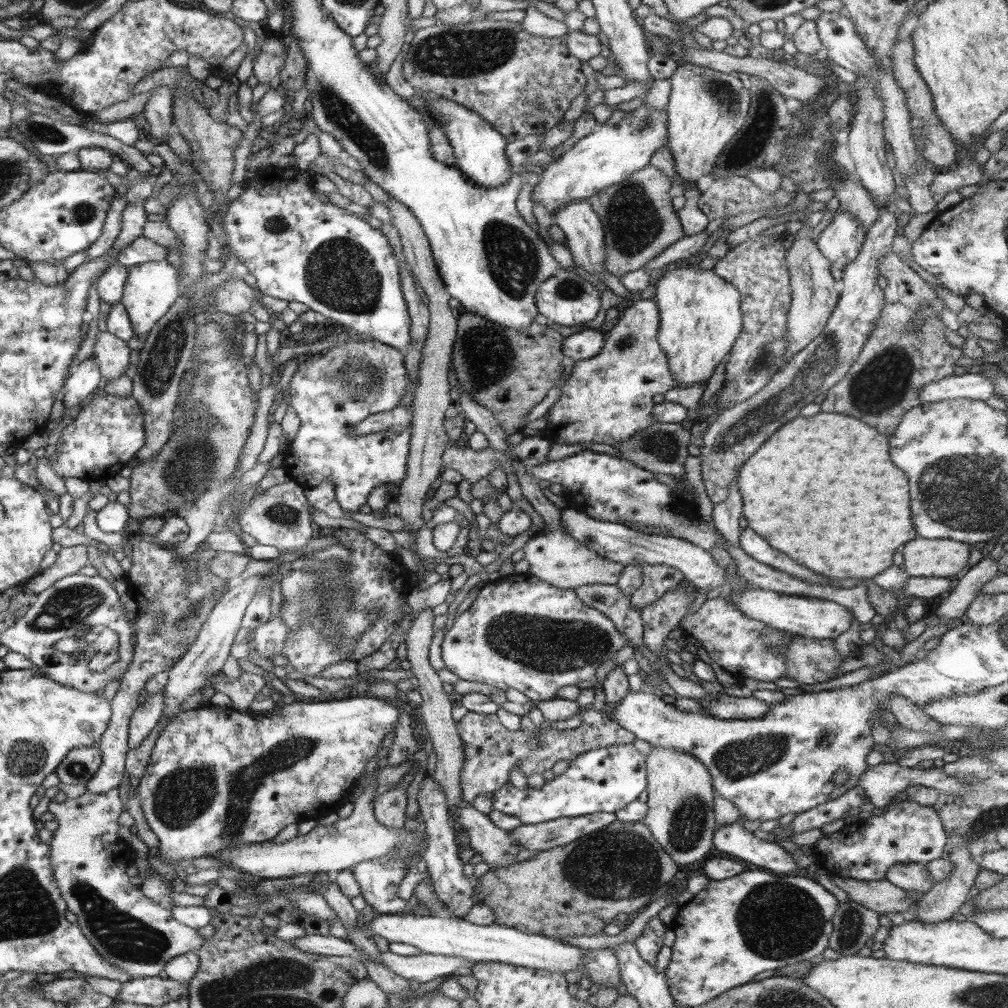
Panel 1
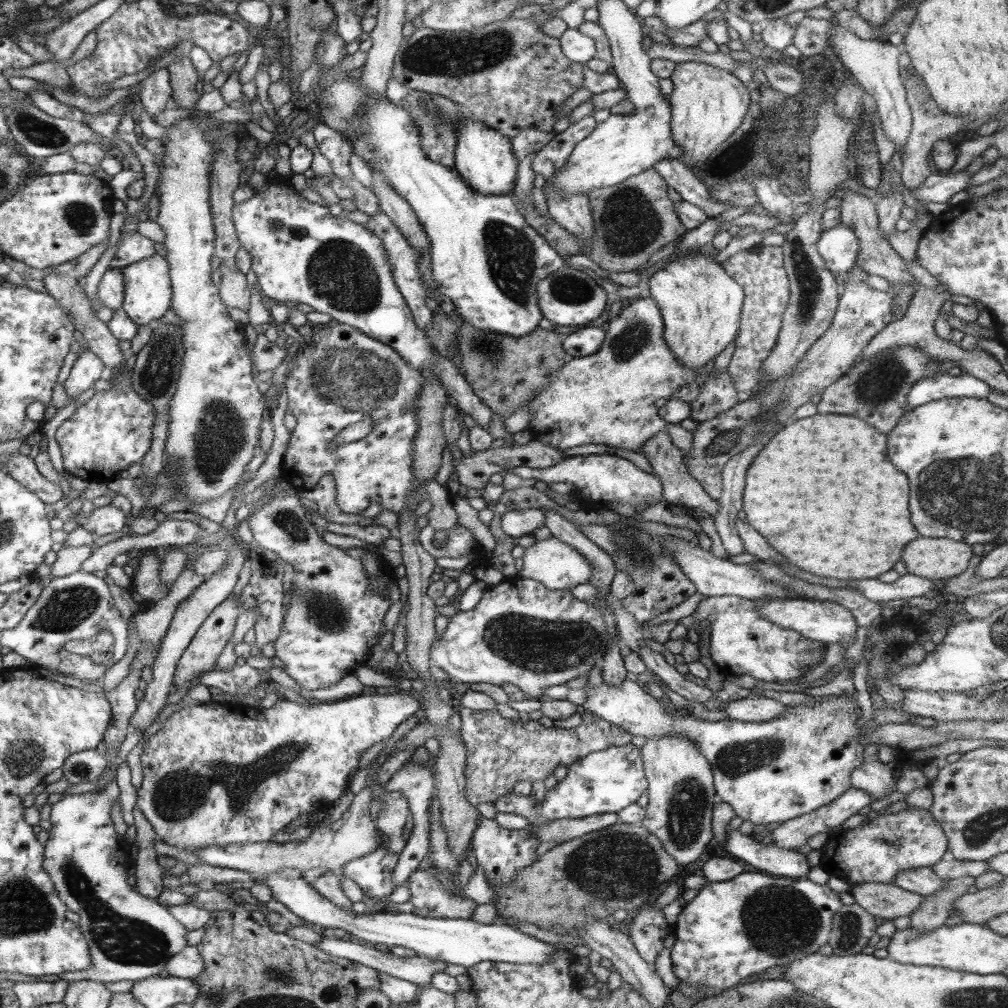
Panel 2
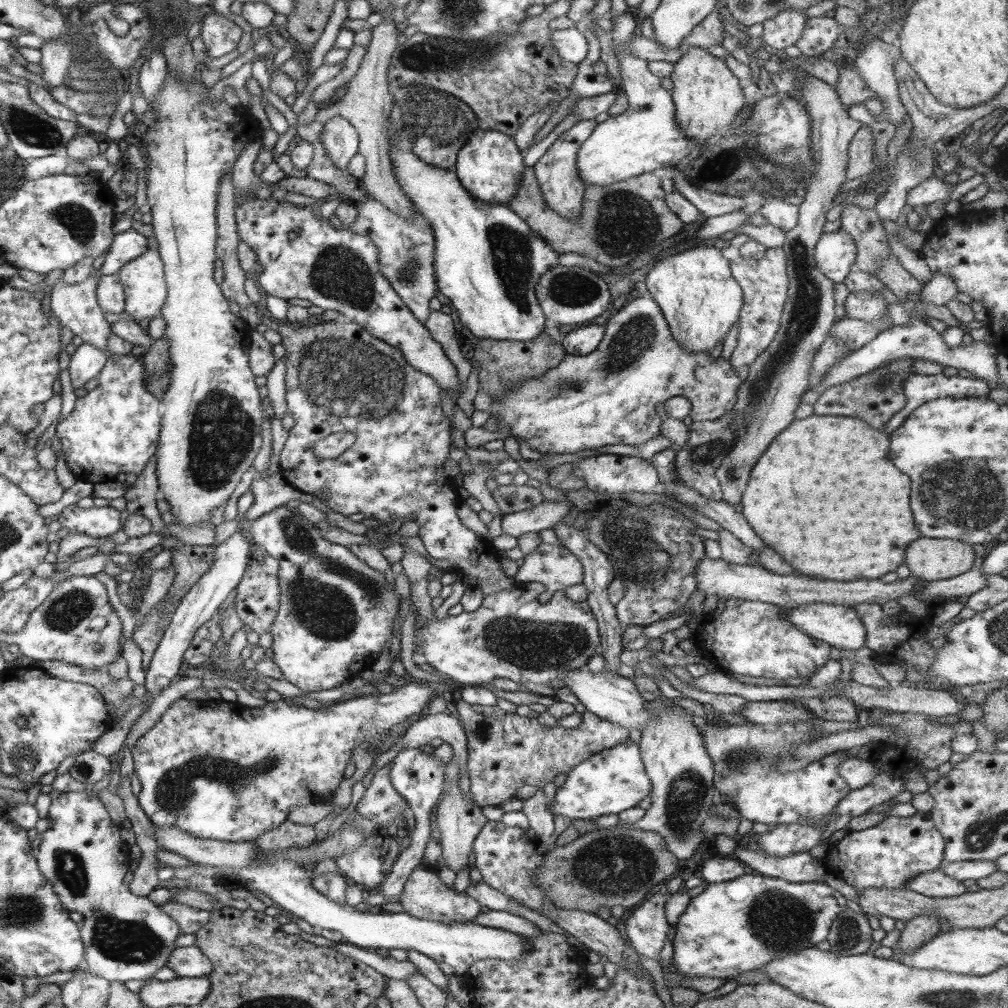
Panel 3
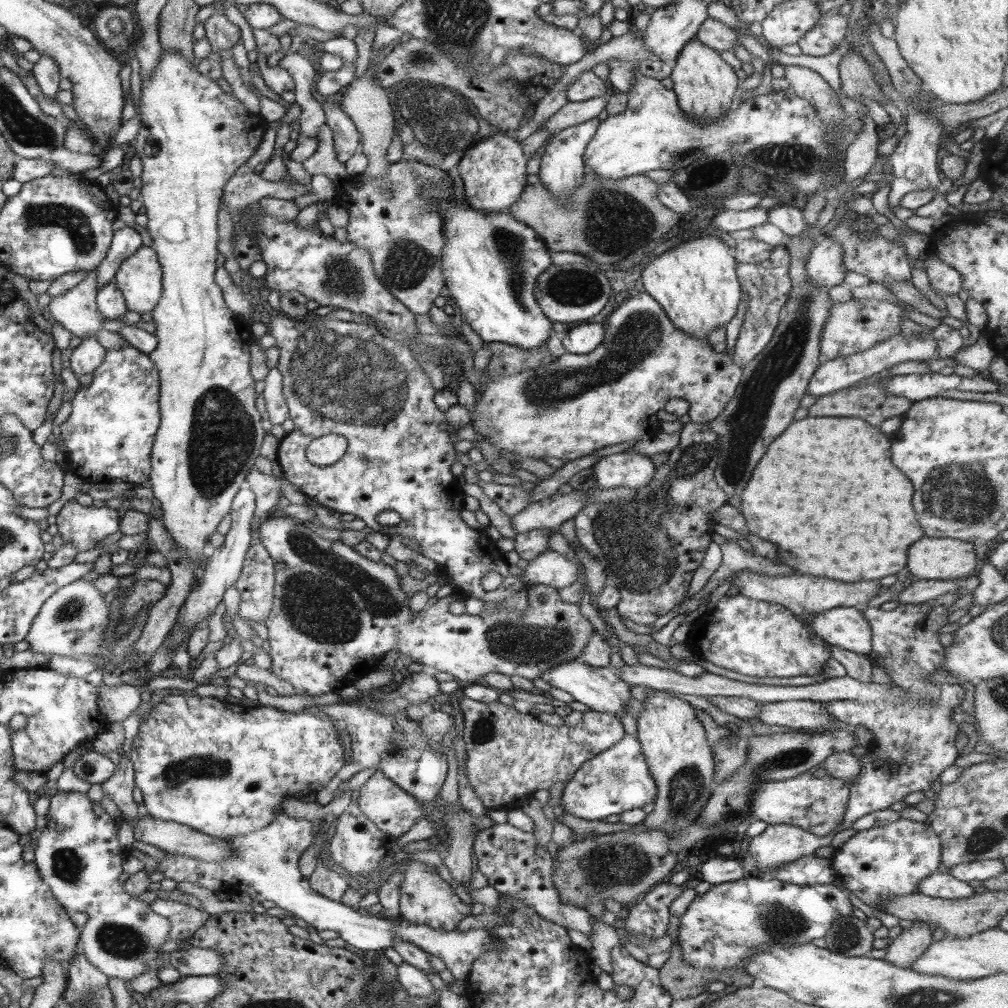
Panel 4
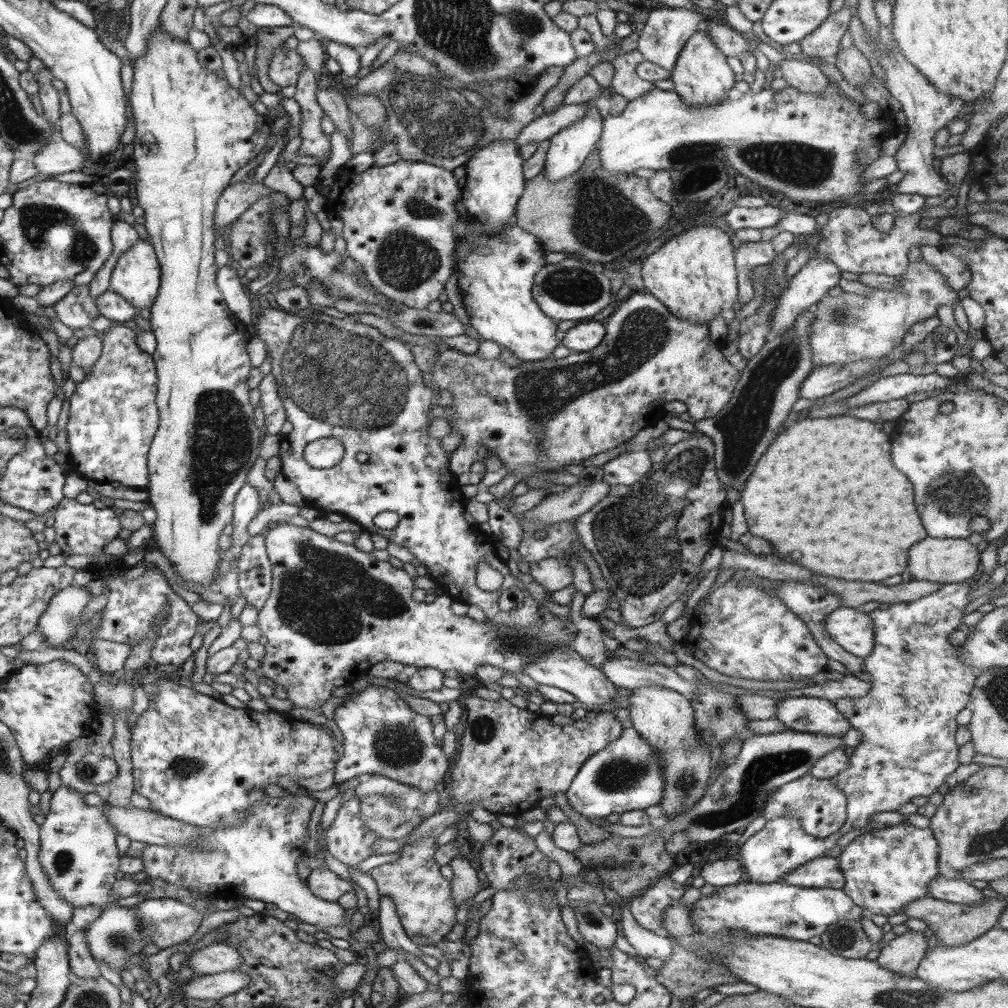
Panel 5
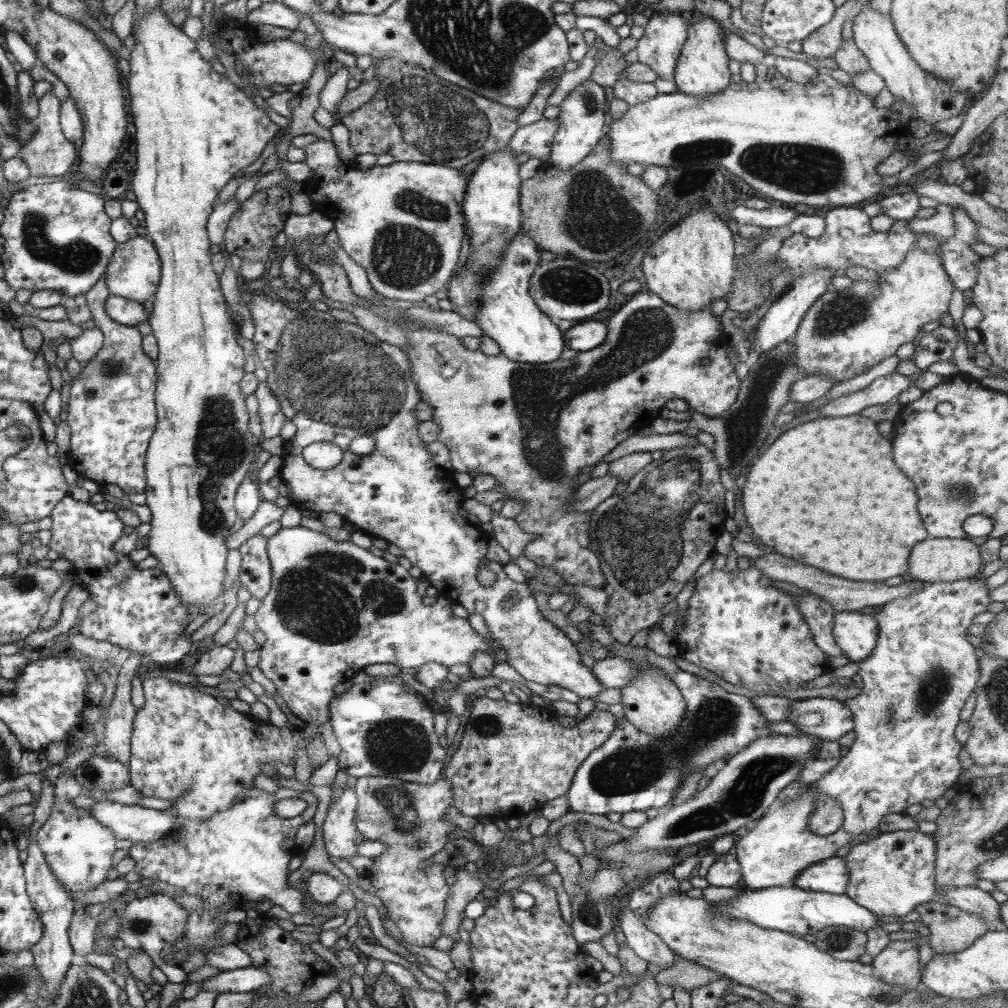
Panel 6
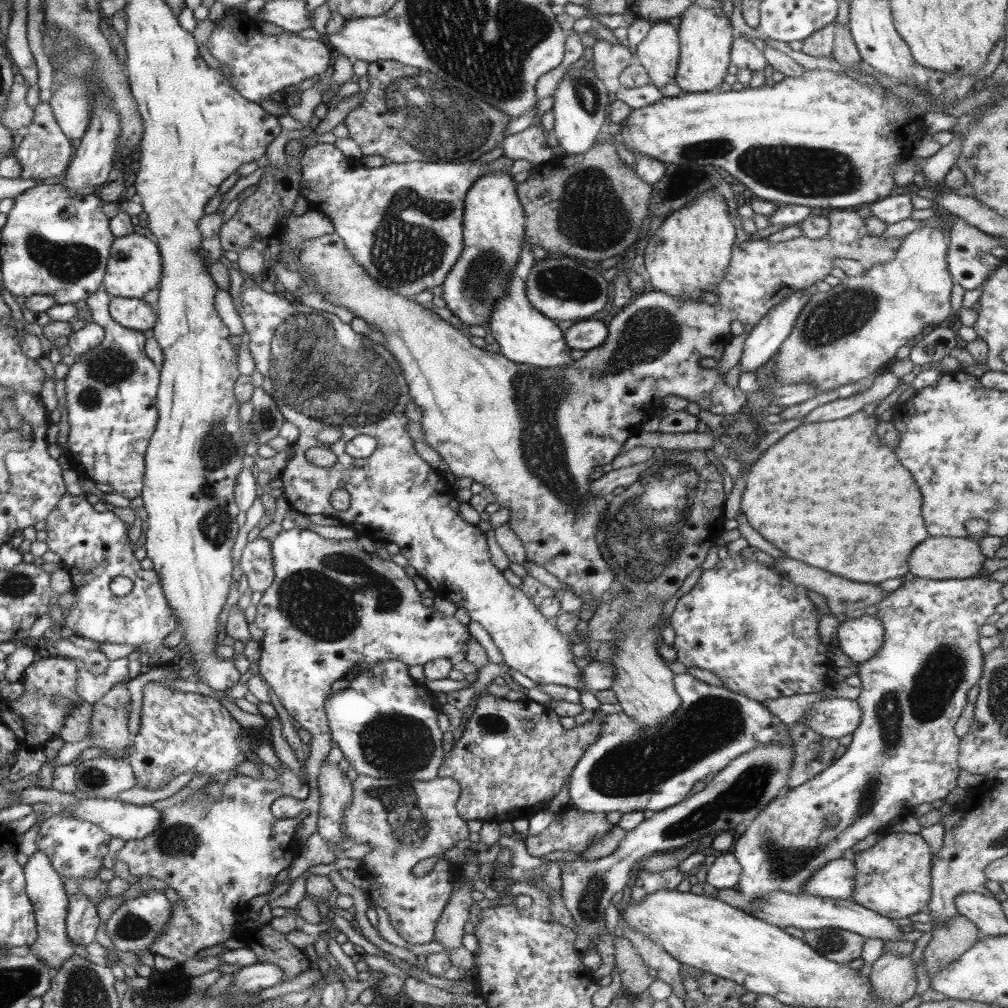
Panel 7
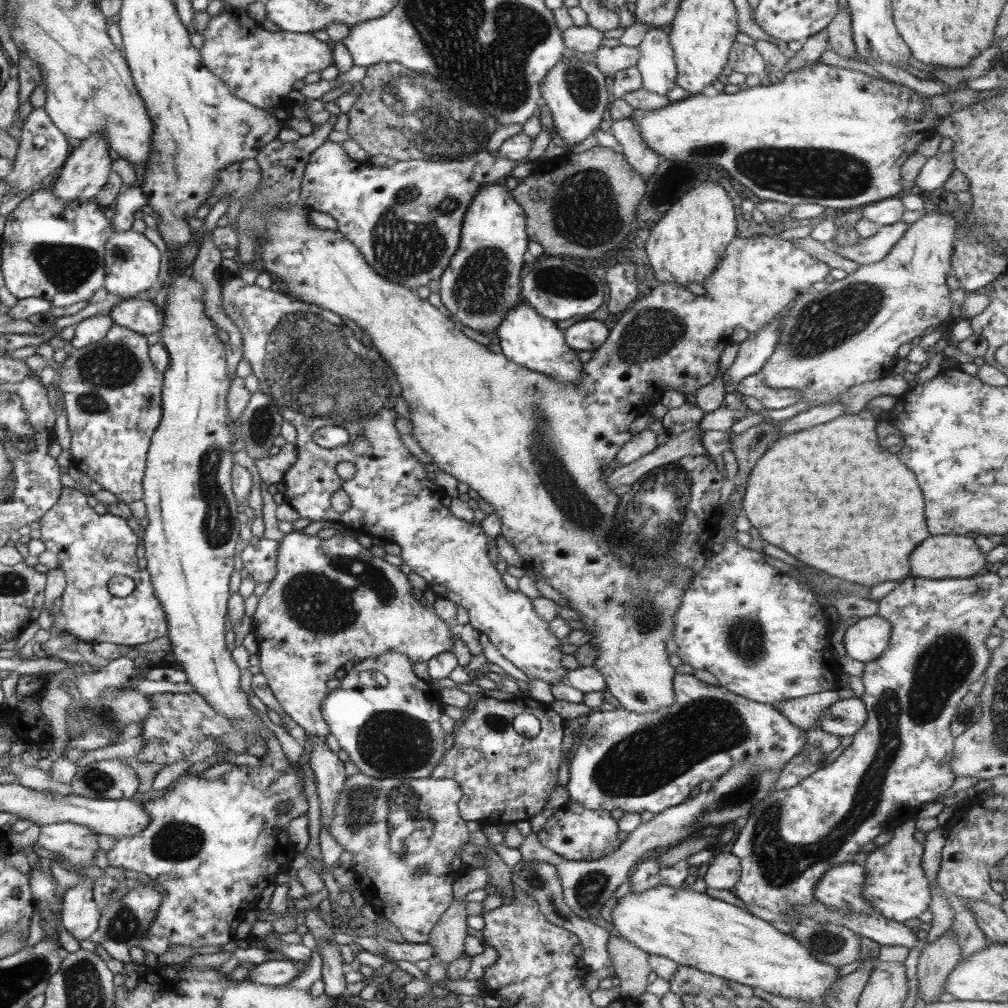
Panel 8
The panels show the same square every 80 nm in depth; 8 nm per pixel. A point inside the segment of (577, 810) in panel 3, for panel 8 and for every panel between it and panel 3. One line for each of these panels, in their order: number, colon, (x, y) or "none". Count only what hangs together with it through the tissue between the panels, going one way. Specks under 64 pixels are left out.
4: (616, 780)
5: (625, 776)
6: (632, 771)
7: (630, 768)
8: (639, 763)

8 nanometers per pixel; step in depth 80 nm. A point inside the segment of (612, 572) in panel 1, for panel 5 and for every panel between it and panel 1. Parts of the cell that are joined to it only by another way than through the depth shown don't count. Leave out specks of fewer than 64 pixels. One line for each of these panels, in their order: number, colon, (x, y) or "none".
2: (557, 565)
3: (555, 567)
4: (550, 568)
5: (552, 575)

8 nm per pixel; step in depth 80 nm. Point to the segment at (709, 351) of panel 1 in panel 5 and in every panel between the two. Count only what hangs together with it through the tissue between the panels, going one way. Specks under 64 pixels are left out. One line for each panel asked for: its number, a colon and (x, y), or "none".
2: (700, 304)
3: (701, 300)
4: (696, 283)
5: (694, 275)

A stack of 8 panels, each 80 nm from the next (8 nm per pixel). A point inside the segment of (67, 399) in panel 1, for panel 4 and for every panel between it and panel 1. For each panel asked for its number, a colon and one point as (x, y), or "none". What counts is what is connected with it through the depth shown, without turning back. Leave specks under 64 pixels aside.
2: (88, 368)
3: (87, 362)
4: (85, 359)

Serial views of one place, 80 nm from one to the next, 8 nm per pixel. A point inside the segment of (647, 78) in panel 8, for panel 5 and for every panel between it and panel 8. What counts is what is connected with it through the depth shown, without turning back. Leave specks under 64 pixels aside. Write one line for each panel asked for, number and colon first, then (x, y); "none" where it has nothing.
5: (667, 29)
6: (665, 34)
7: (658, 53)

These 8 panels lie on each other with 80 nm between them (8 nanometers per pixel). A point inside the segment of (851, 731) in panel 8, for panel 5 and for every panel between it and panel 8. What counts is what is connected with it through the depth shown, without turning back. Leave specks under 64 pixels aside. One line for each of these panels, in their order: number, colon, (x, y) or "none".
5: (808, 715)
6: (828, 719)
7: (836, 717)

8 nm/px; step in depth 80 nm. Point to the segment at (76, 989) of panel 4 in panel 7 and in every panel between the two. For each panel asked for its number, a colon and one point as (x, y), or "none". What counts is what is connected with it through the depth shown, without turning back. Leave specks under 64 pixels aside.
5: (82, 964)
6: (82, 932)
7: (82, 921)

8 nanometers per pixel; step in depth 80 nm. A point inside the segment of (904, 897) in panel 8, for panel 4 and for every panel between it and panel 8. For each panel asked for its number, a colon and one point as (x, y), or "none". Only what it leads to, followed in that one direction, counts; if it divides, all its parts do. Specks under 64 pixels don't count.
4: (876, 864)
5: (885, 870)
6: (892, 873)
7: (893, 878)

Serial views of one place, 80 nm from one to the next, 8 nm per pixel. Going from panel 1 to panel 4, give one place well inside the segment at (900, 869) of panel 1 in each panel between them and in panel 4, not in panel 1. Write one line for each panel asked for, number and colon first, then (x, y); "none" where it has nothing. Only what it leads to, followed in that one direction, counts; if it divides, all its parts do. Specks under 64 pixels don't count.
2: (924, 881)
3: (934, 883)
4: (941, 884)

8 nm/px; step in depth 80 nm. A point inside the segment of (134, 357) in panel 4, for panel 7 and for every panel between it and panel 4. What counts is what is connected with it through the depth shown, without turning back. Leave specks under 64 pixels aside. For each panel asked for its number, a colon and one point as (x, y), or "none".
5: (113, 418)
6: (112, 414)
7: (111, 390)

